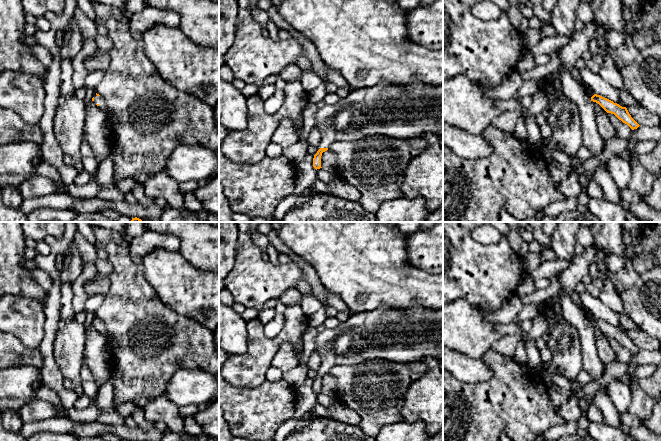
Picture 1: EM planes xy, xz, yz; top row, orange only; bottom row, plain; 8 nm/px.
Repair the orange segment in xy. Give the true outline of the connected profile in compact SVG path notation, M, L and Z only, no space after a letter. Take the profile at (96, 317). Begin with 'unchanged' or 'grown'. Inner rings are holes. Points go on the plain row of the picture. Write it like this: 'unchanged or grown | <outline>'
grown | M95 318L94 321L92 322L92 325L104 336L109 337L109 333L107 331L106 326L104 323L99 319Z

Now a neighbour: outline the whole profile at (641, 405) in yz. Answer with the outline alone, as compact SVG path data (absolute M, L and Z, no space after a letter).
M608 337L608 341L616 354L616 360L628 366L626 374L630 376L629 390L631 402L628 412L634 415L643 425L651 416L656 399L647 395L640 387L640 379L635 376L637 366L632 363L632 353L614 338Z

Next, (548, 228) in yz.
M544 222L542 225L542 231L546 236L552 237L557 225L558 222Z

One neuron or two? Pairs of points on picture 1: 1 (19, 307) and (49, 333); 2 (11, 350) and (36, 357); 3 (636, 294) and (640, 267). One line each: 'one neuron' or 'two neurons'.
1: two neurons
2: one neuron
3: two neurons

